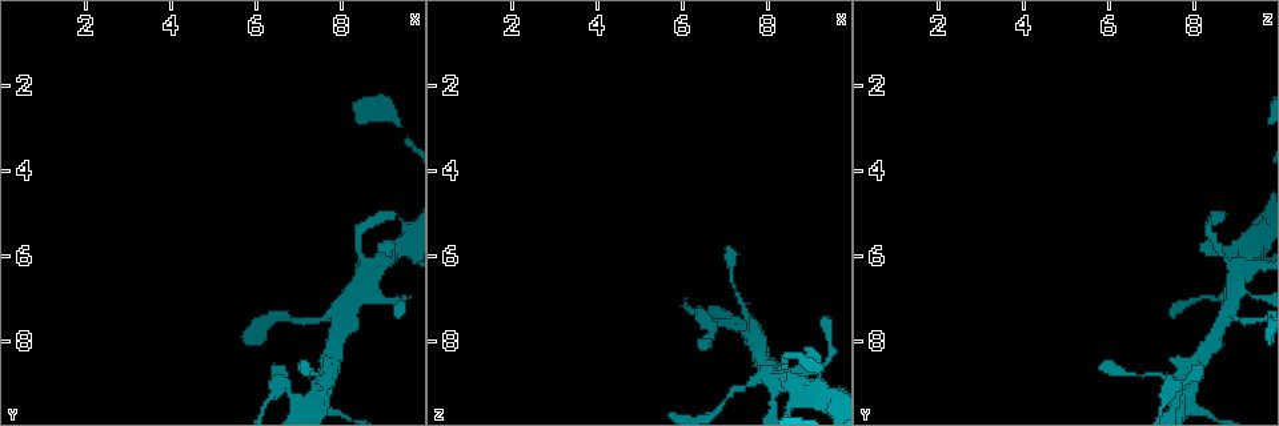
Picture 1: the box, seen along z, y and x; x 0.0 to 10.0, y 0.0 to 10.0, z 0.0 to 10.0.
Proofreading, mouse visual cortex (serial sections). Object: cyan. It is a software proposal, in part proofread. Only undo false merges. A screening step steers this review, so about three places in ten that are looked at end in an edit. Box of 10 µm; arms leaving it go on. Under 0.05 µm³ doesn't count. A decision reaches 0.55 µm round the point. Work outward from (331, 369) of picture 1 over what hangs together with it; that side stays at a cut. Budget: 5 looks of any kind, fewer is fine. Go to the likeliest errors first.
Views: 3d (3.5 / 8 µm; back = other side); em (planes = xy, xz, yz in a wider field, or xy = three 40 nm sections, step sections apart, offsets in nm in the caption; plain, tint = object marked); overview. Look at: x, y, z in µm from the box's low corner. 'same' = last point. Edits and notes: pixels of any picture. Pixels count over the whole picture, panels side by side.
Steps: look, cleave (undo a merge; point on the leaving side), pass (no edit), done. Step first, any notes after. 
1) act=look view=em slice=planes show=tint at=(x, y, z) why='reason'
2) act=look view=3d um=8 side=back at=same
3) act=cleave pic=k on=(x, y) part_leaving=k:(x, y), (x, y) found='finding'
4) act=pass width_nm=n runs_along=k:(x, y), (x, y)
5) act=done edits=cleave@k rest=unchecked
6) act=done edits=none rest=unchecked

act=look view=3d um=3.5 side=back at=(8.15, 7.10, 9.00) why='sharp bend'

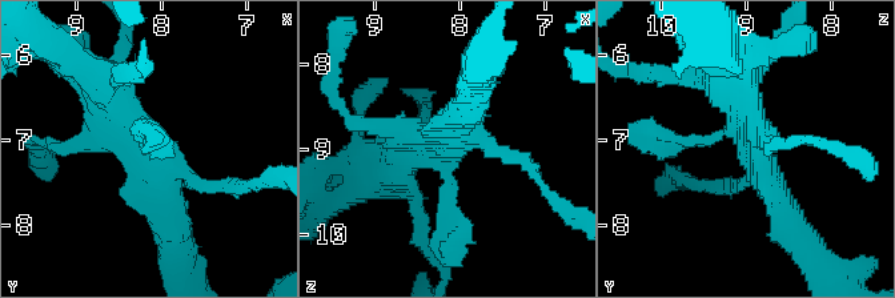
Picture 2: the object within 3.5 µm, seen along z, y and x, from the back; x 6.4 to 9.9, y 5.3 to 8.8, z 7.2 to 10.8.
act=look view=em slice=xy step=3 show=tint at=(8.20, 7.00, 8.95) why='need the tissue'

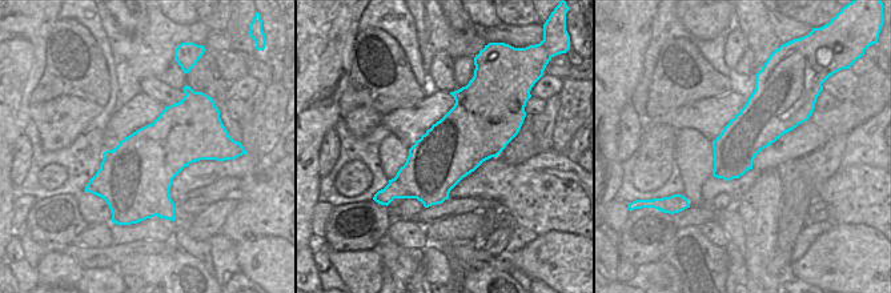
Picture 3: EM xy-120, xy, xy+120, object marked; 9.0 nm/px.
act=pass runs_along=2:(171, 221), (159, 158), (92, 73) found='continuous, no second cell'

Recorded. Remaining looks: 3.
act=look view=3d um=8 at=(6.60, 9.15, 7.55) why='sharp bend'

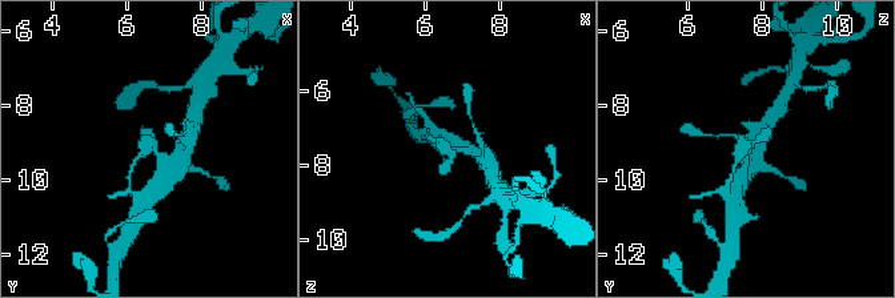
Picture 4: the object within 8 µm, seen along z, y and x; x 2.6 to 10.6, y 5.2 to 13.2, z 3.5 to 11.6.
act=look view=3d um=3.5 at=same

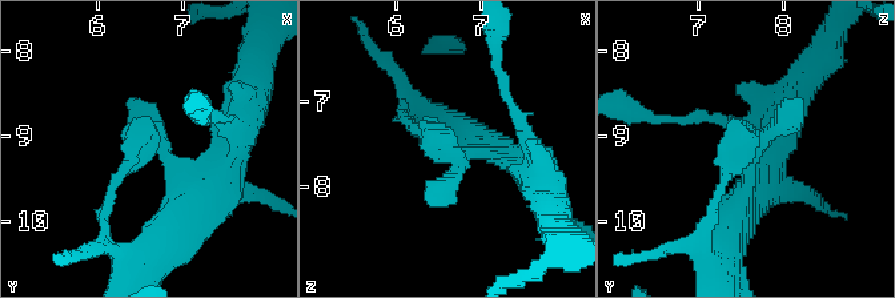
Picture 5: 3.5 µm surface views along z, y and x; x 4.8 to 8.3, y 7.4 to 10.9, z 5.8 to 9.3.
act=look view=em slice=xy step=3 show=tint at=(6.55, 9.10, 7.55)

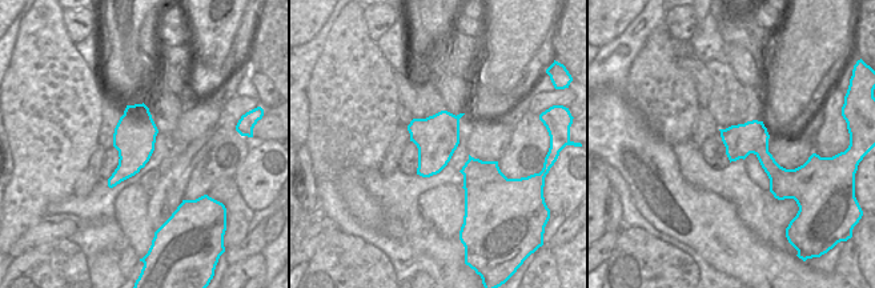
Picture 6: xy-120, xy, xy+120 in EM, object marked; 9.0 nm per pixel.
act=pass runs_along=5:(509, 154), (460, 158), (402, 117) found='continuous, no second cell'

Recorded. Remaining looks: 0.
act=done edits=none rest=unchecked

